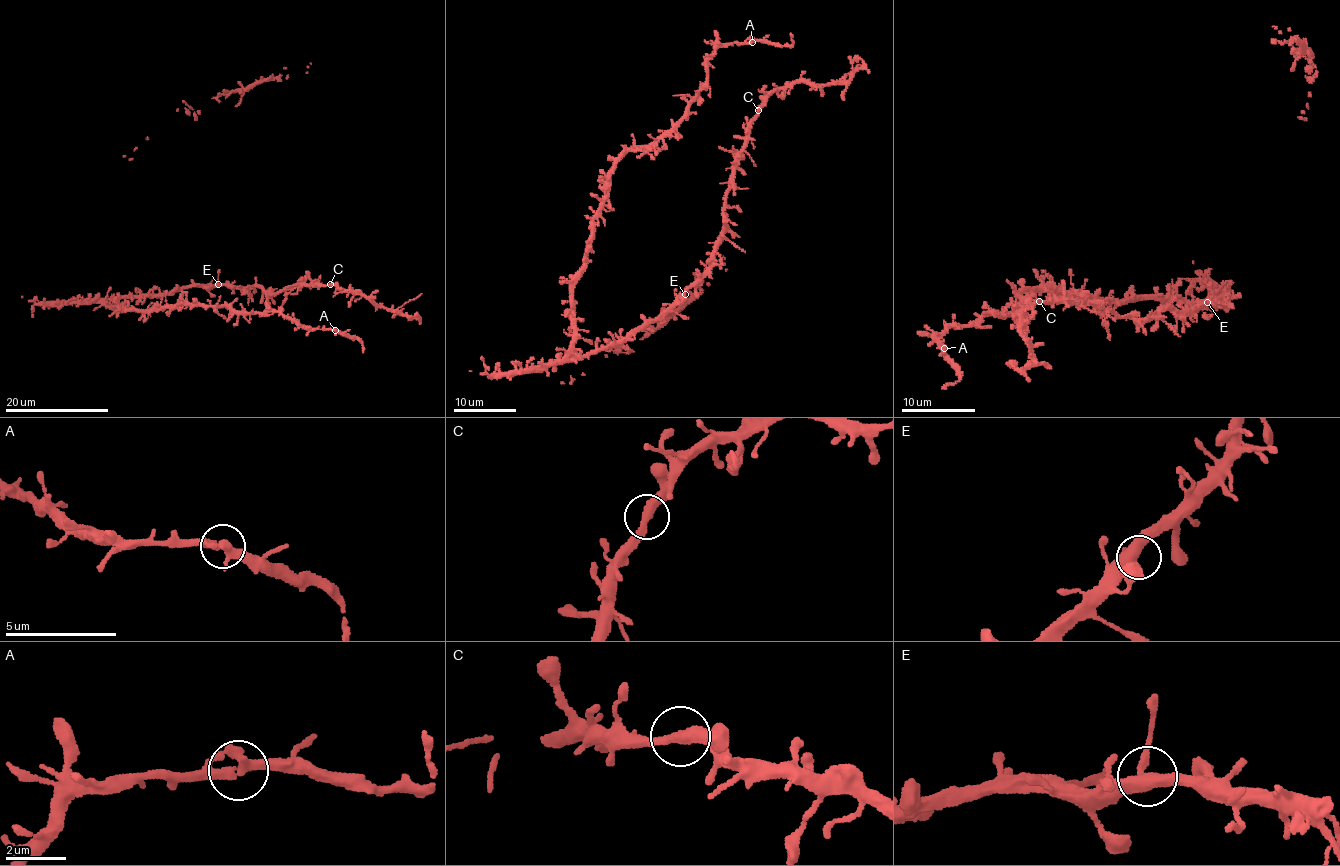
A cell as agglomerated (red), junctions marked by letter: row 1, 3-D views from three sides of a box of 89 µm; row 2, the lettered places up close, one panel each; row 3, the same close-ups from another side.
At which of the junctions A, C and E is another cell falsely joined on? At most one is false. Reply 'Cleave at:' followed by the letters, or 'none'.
Cleave at: none

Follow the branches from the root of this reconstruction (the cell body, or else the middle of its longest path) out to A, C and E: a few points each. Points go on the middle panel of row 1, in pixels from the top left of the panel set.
A: (583, 356), (574, 349), (573, 278), (608, 174), (682, 117), (706, 80), (706, 58), (752, 42)
C: (583, 356), (622, 344), (660, 320), (709, 266), (724, 226), (736, 157), (758, 110)
E: (583, 356), (629, 340), (639, 329), (660, 320), (685, 294)

